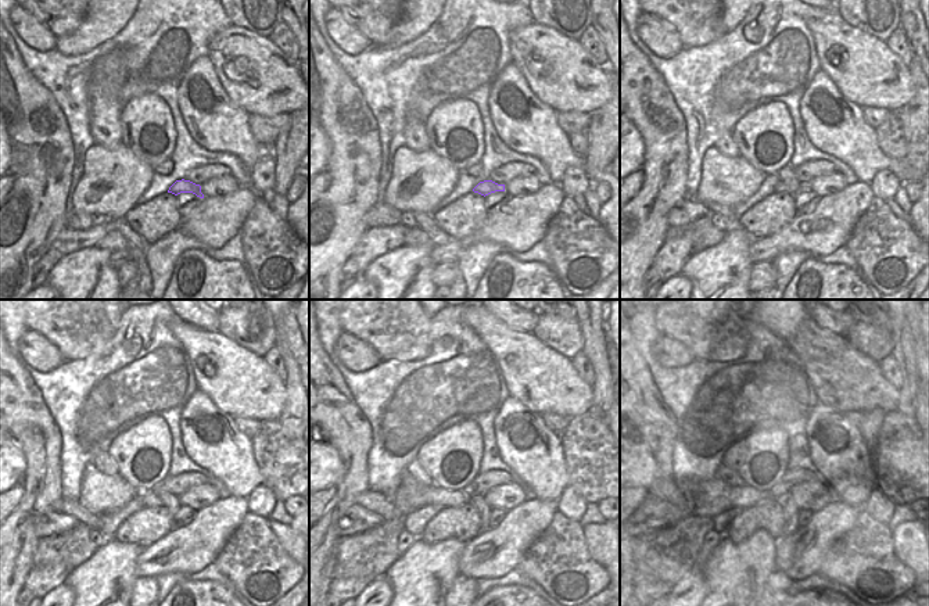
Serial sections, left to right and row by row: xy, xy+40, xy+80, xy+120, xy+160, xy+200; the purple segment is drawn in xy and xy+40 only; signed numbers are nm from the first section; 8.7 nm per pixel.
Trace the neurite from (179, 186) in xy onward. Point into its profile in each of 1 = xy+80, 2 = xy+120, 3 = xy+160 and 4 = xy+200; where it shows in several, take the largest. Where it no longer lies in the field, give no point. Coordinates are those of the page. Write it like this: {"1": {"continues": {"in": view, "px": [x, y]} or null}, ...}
{"1": {"continues": {"in": "xy+80", "px": [791, 187]}}, "2": {"continues": {"in": "xy+120", "px": [149, 498]}}, "3": {"continues": {"in": "xy+160", "px": [448, 498]}}, "4": {"continues": {"in": "xy+200", "px": [700, 498]}}}

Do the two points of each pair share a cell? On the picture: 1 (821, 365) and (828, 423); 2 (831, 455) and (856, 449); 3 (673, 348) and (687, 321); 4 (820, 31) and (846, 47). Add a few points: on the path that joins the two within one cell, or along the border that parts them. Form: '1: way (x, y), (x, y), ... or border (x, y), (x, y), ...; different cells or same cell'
1: border (820, 398), (843, 411); different cells
2: way (836, 454), (850, 449); same cell
3: border (663, 332), (682, 337), (696, 355); different cells
4: way (827, 35), (839, 46); same cell

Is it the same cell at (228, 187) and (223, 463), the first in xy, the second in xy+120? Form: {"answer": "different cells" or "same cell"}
{"answer": "different cells"}

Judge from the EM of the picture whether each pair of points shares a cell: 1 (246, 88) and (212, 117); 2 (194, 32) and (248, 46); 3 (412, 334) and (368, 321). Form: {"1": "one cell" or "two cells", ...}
{"1": "two cells", "2": "two cells", "3": "one cell"}

